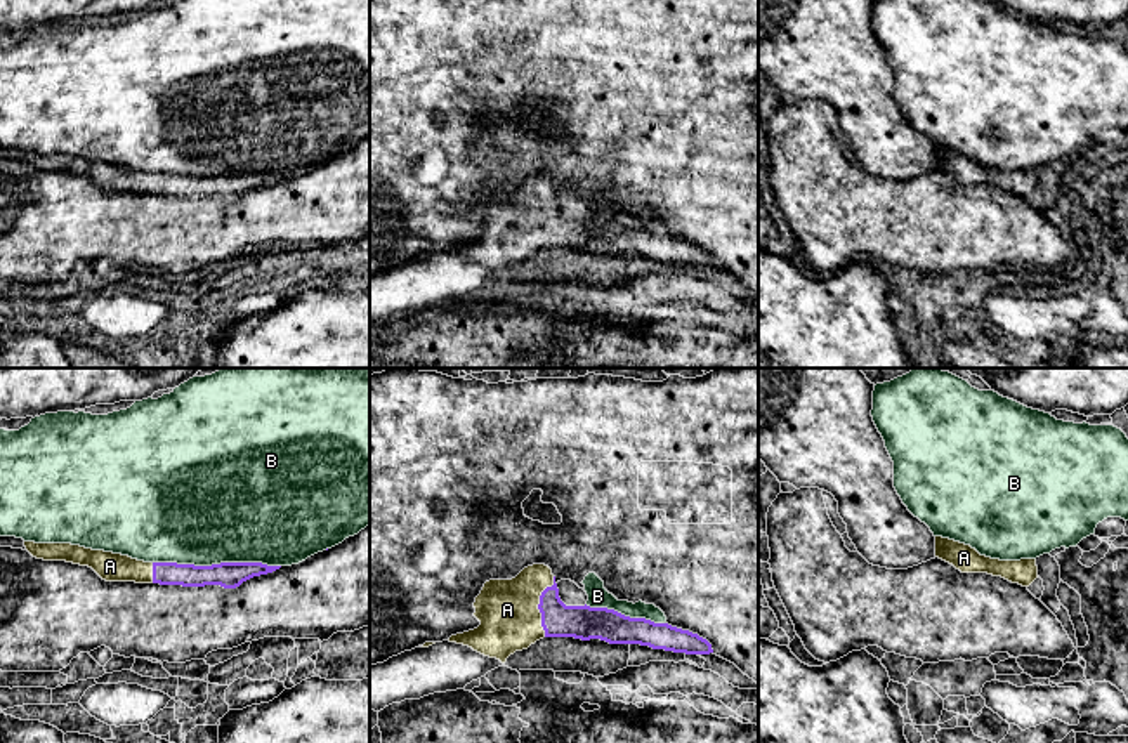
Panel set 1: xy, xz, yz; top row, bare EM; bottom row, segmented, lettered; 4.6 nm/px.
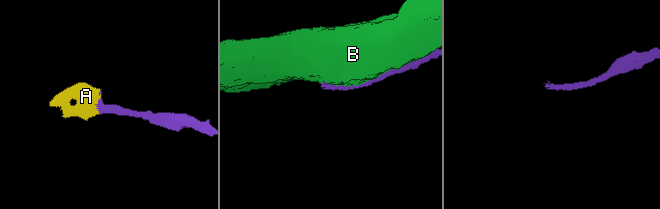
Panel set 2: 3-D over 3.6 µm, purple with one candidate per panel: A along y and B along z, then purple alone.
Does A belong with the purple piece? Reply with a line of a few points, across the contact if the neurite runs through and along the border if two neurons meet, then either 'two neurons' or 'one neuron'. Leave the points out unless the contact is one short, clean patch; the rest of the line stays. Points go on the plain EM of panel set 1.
line xz (582, 233), (556, 231), (538, 217), (507, 221); one neuron

